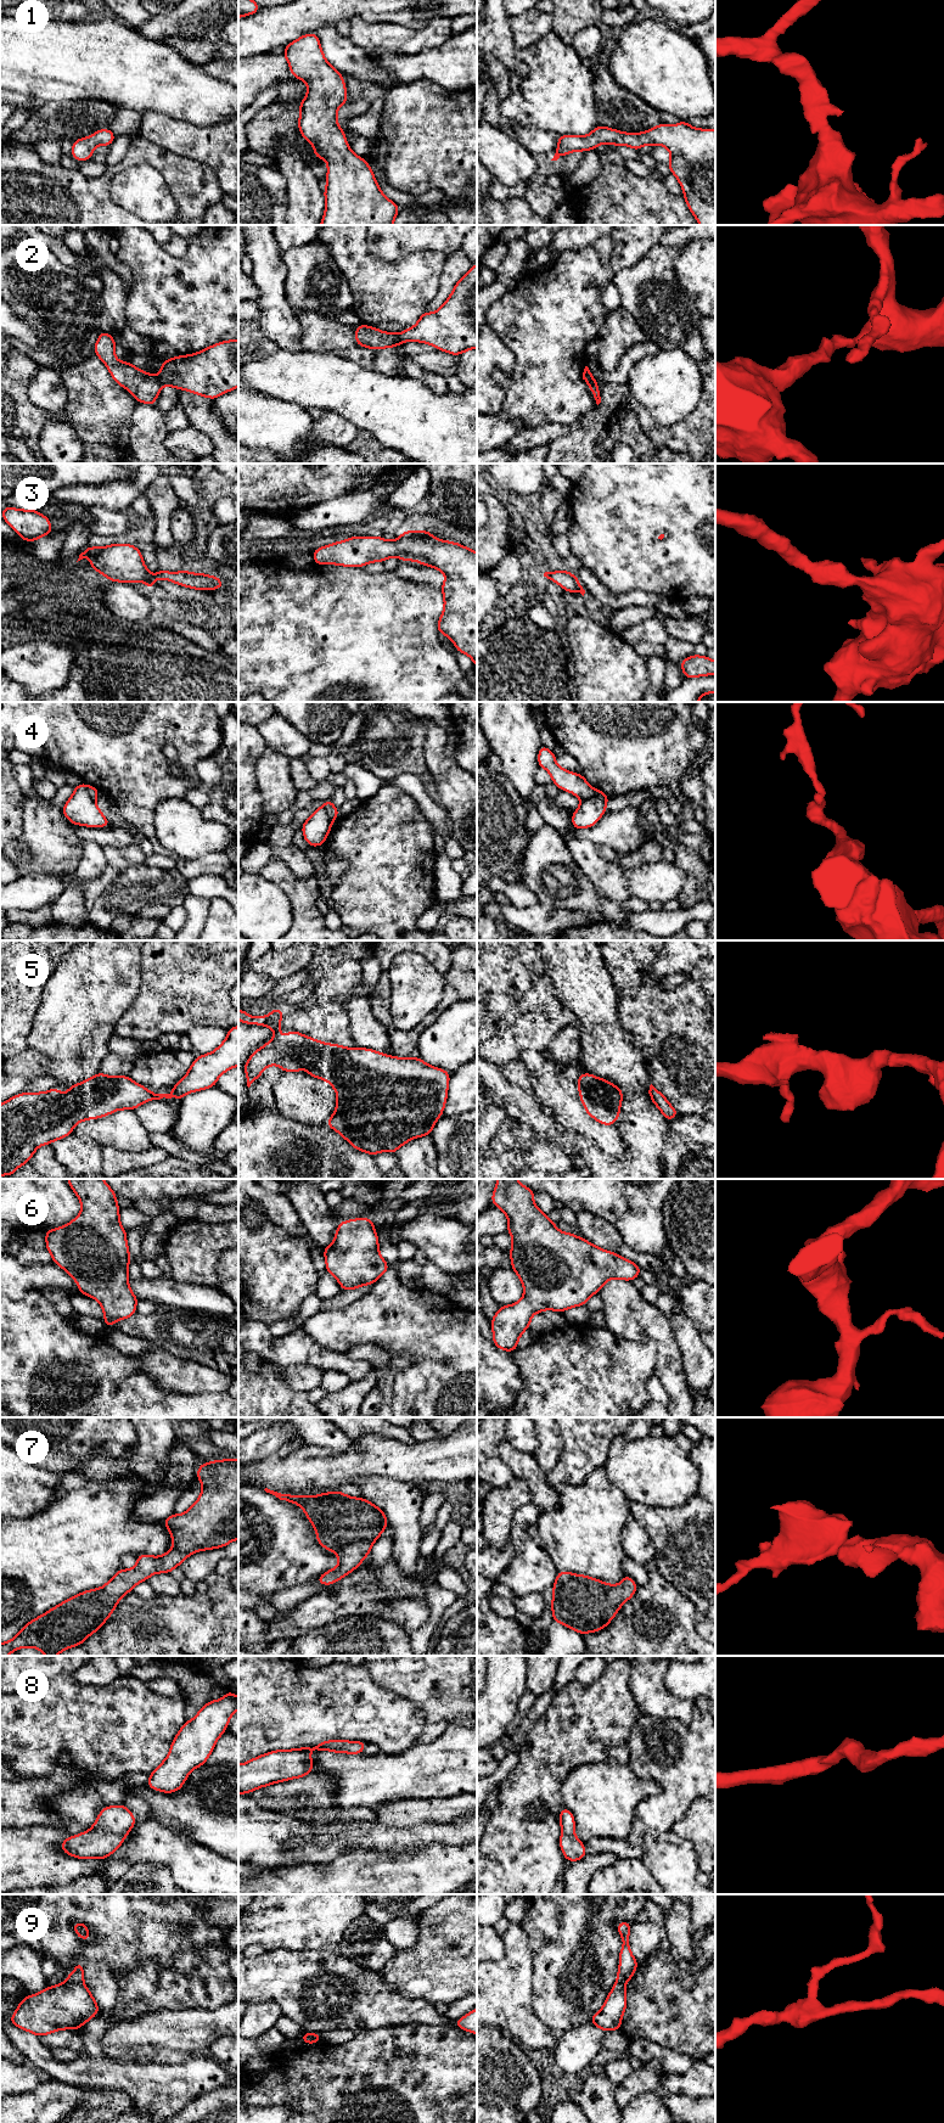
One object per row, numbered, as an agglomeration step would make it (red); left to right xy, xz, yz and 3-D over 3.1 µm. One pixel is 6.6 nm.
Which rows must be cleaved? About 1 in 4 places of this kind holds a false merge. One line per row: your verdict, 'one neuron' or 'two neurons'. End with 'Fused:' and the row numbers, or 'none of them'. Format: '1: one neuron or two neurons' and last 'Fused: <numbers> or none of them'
1: one neuron
2: two neurons
3: one neuron
4: two neurons
5: one neuron
6: one neuron
7: one neuron
8: one neuron
9: two neurons
Fused: 2, 4, 9

